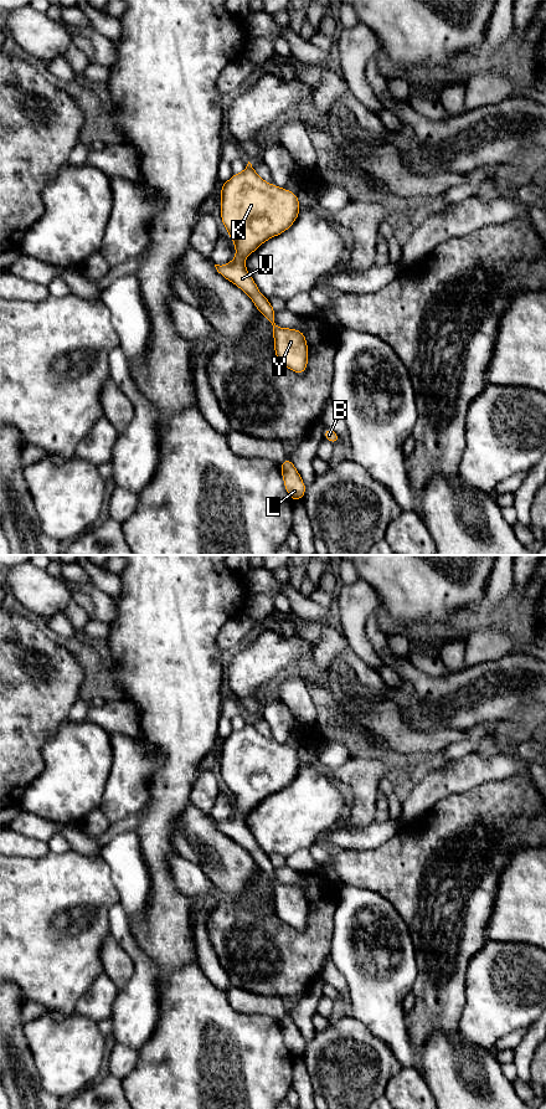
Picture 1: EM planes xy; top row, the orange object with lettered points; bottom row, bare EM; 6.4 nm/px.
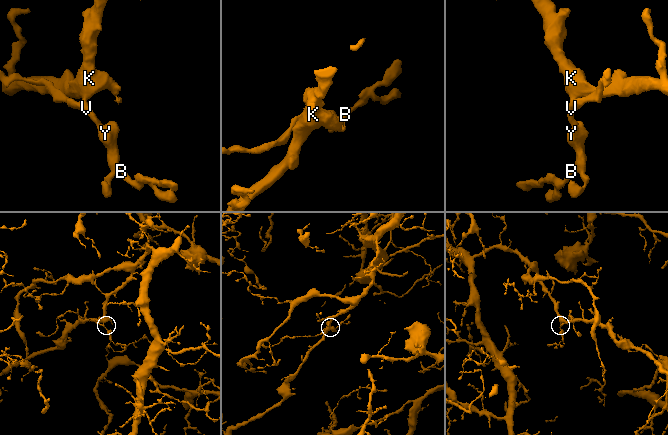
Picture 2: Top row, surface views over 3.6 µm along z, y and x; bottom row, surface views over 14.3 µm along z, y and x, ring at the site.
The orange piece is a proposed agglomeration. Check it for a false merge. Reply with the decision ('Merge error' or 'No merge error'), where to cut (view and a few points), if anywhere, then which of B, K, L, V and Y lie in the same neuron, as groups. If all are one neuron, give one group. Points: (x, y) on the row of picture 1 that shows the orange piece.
No merge error. No split. Groups: B K L V Y

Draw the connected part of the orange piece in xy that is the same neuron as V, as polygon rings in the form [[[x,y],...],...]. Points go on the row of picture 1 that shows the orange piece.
[[[248,161],[242,173],[233,174],[221,185],[220,207],[222,224],[235,243],[236,256],[226,265],[215,265],[217,272],[241,288],[252,299],[258,312],[268,319],[273,329],[274,353],[279,363],[297,374],[304,374],[308,366],[308,343],[304,333],[298,329],[277,327],[277,312],[269,299],[259,292],[244,263],[244,258],[262,243],[292,227],[300,214],[298,194],[264,181]]]

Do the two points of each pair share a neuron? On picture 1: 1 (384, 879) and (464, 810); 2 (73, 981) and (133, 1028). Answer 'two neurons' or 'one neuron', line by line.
1: one neuron
2: two neurons

